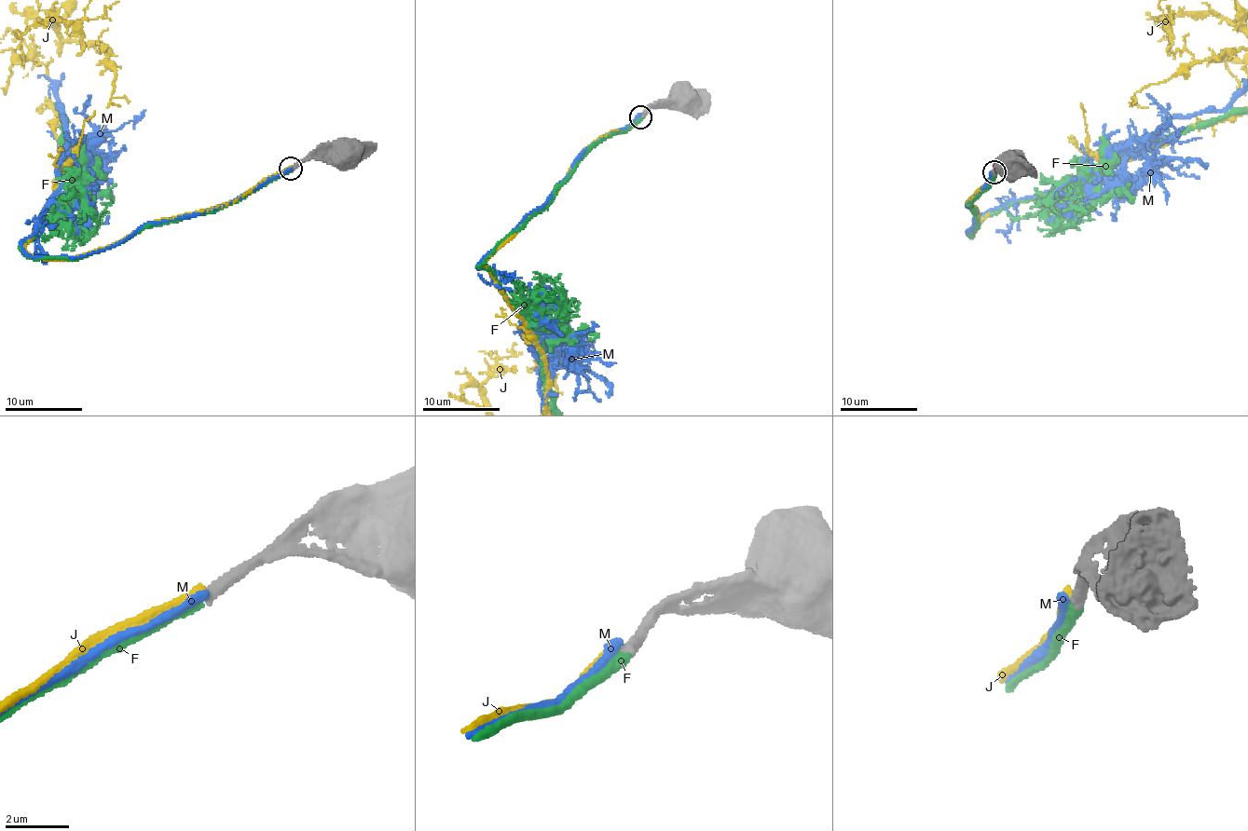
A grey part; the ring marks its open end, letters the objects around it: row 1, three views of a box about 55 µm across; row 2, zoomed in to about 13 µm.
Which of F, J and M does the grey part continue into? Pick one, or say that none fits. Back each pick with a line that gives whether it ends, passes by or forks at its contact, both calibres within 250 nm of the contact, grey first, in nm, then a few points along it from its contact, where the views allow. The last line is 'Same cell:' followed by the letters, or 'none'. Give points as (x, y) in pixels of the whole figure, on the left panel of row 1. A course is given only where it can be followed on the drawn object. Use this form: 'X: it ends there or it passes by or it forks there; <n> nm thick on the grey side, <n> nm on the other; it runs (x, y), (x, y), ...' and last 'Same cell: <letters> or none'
F: it ends there; 400 nm thick on the grey side, 380 nm on the other
Same cell: F

